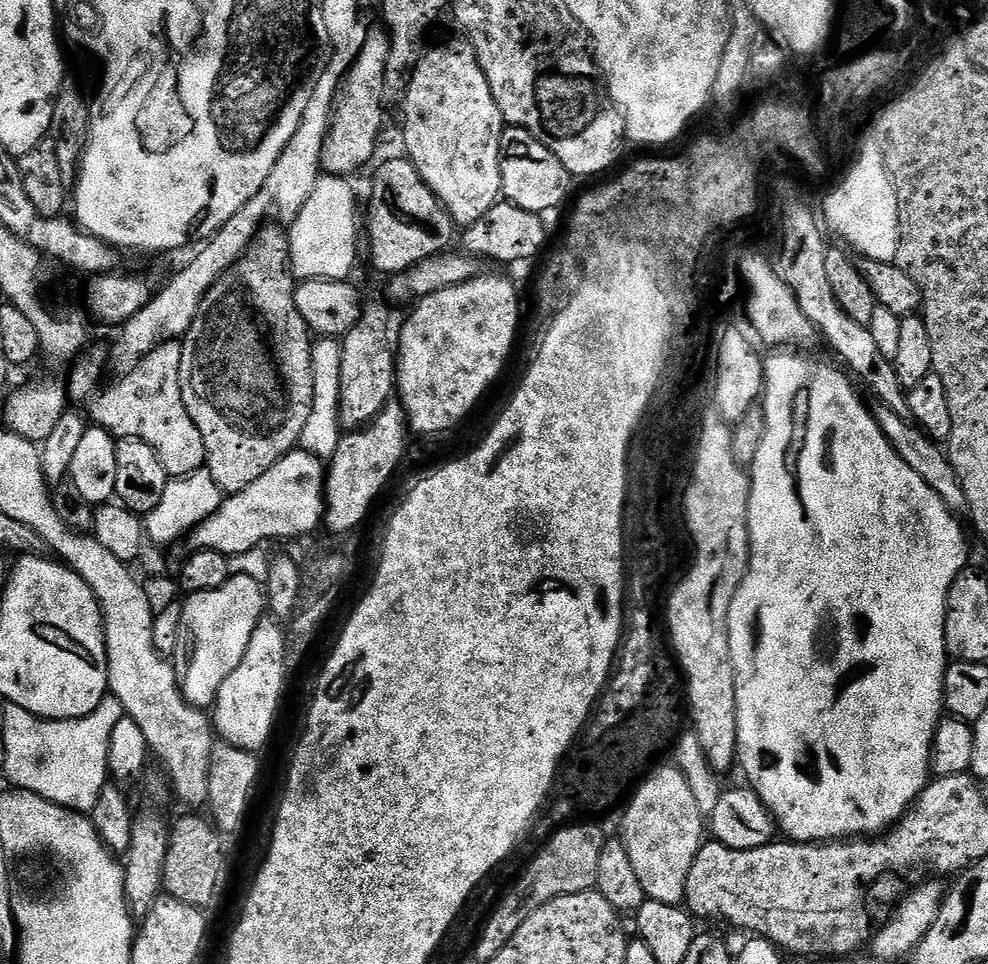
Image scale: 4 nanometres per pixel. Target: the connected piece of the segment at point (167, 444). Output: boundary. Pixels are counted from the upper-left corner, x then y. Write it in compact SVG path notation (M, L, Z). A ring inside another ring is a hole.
M171 340L146 354L133 372L123 373L117 384L92 400L91 419L99 427L117 438L129 436L146 442L146 446L154 446L154 454L158 454L172 478L199 472L206 464L202 434L198 434L198 426L194 426L194 418L190 418L182 402L181 370L182 344L180 340Z

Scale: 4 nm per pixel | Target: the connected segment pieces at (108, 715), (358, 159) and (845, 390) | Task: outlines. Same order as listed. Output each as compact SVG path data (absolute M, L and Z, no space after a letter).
M111 694L105 696L104 701L89 716L83 716L80 720L44 720L17 704L7 703L4 708L2 734L6 738L6 762L2 765L2 772L8 775L9 785L30 790L63 808L92 813L94 802L98 802L98 794L102 794L104 785L110 780L110 734L114 734L114 726L125 719L124 708L118 698Z
M369 31L364 38L362 50L355 53L344 82L332 110L332 127L326 134L326 142L322 146L321 169L327 175L341 178L351 177L351 172L359 170L363 164L372 160L376 152L376 143L380 140L380 127L384 124L384 79L386 78L386 62L390 58L392 41L387 31Z
M776 350L772 357L764 360L764 395L762 397L762 407L765 416L765 434L762 435L761 445L754 455L754 460L750 467L750 483L752 489L748 495L748 541L752 547L752 556L748 560L748 573L744 576L744 581L738 586L734 594L734 602L730 602L730 614L728 615L728 641L730 642L730 658L734 666L734 678L736 679L736 729L738 730L738 742L736 743L736 755L738 757L738 768L744 771L747 787L758 794L758 798L768 807L772 813L773 820L776 821L779 831L785 832L789 841L797 844L822 844L825 842L835 842L847 840L849 838L872 838L877 834L884 834L889 831L897 822L904 819L906 813L915 804L916 799L924 793L930 779L930 767L932 764L932 743L936 727L940 724L944 706L944 672L949 666L950 657L946 638L944 637L944 623L946 622L946 606L948 605L948 595L950 586L958 574L969 567L968 564L968 540L964 537L964 528L959 524L957 517L938 498L938 494L890 446L886 434L878 426L875 415L866 405L860 401L860 396L856 393L857 385L853 377L849 375L843 367L830 364L826 360L815 360L812 354L801 354L796 350Z

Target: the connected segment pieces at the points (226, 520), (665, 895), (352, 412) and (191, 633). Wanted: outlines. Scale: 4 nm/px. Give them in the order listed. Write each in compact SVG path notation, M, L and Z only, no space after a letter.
M303 450L287 452L262 478L250 482L246 490L221 499L220 509L192 529L192 548L218 551L234 558L267 540L292 540L295 536L310 535L316 527L321 527L324 519L325 479L325 465L316 456Z
M669 766L654 772L631 793L632 801L624 812L622 839L645 897L680 906L684 904L690 866L694 866L694 858L706 840L706 816L698 810L690 782L686 782L679 768Z
M365 303L355 326L340 340L340 427L345 433L365 428L390 403L396 387L394 336L388 333L387 303Z
M232 574L228 581L217 589L189 595L182 604L182 648L188 651L188 665L182 668L180 692L188 704L205 710L211 709L218 698L218 690L222 690L222 682L238 670L238 662L246 654L246 646L250 646L250 634L254 634L254 626L265 619L266 597L259 579L252 576Z

